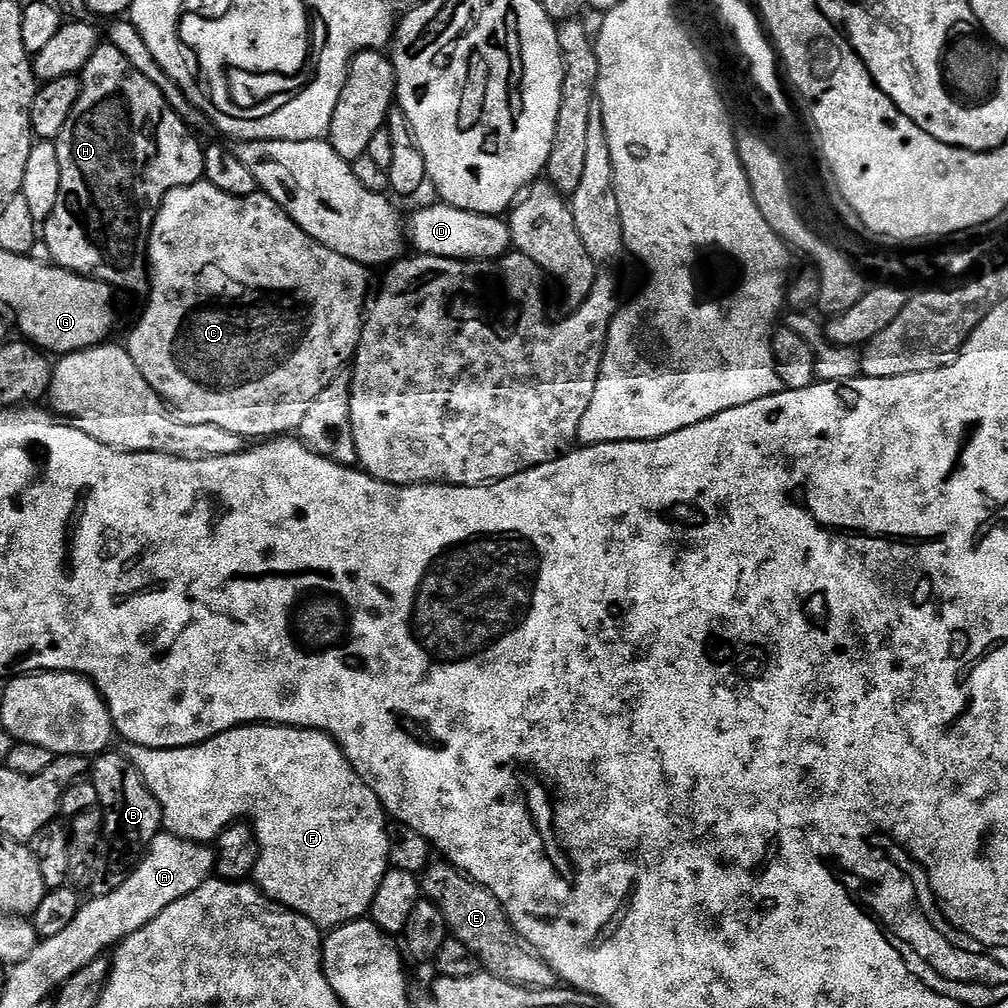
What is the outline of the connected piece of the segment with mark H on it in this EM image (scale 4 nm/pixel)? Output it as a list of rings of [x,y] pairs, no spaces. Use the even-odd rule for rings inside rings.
[[[104,42],[99,45],[89,57],[87,64],[82,69],[82,79],[80,80],[80,96],[72,108],[72,113],[68,115],[68,121],[60,135],[56,137],[54,143],[58,154],[58,166],[60,167],[60,177],[58,178],[58,202],[54,202],[54,210],[50,210],[47,220],[42,224],[42,244],[48,247],[51,263],[59,264],[71,272],[77,272],[80,276],[90,276],[111,284],[117,289],[125,288],[128,292],[143,293],[150,284],[150,272],[146,267],[145,257],[142,255],[142,245],[146,240],[146,230],[152,226],[152,217],[160,206],[165,193],[171,188],[179,188],[186,184],[195,184],[204,174],[204,149],[201,141],[196,141],[193,129],[189,128],[186,122],[179,117],[166,102],[158,86],[150,82],[145,75],[140,74],[126,60],[126,55],[120,53],[114,45]]]

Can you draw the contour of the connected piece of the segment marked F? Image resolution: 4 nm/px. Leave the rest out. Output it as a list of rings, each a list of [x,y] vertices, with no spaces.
[[[246,724],[243,728],[235,728],[229,732],[218,734],[210,738],[204,744],[195,744],[189,748],[143,748],[137,744],[125,743],[122,755],[131,760],[134,767],[140,772],[144,785],[152,791],[152,797],[158,802],[164,819],[162,828],[171,836],[177,836],[180,840],[191,840],[195,844],[208,844],[215,841],[223,828],[229,828],[231,824],[243,821],[244,816],[252,816],[250,827],[256,836],[260,847],[258,862],[254,873],[254,883],[267,899],[297,912],[299,916],[306,917],[314,922],[321,930],[341,928],[351,920],[358,920],[369,915],[371,903],[382,885],[383,876],[390,869],[388,863],[388,834],[390,820],[386,815],[379,798],[371,792],[362,782],[362,778],[350,766],[350,762],[344,757],[344,752],[336,745],[335,740],[324,732],[315,732],[313,728],[286,728],[282,724]]]

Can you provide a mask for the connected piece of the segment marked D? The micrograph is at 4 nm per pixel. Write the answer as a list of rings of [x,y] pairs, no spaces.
[[[435,202],[428,204],[425,208],[420,208],[412,217],[406,220],[406,240],[413,244],[417,253],[425,256],[446,256],[455,260],[486,260],[503,256],[505,252],[512,248],[512,235],[508,229],[507,219],[491,212],[471,212],[456,208],[452,204]]]

